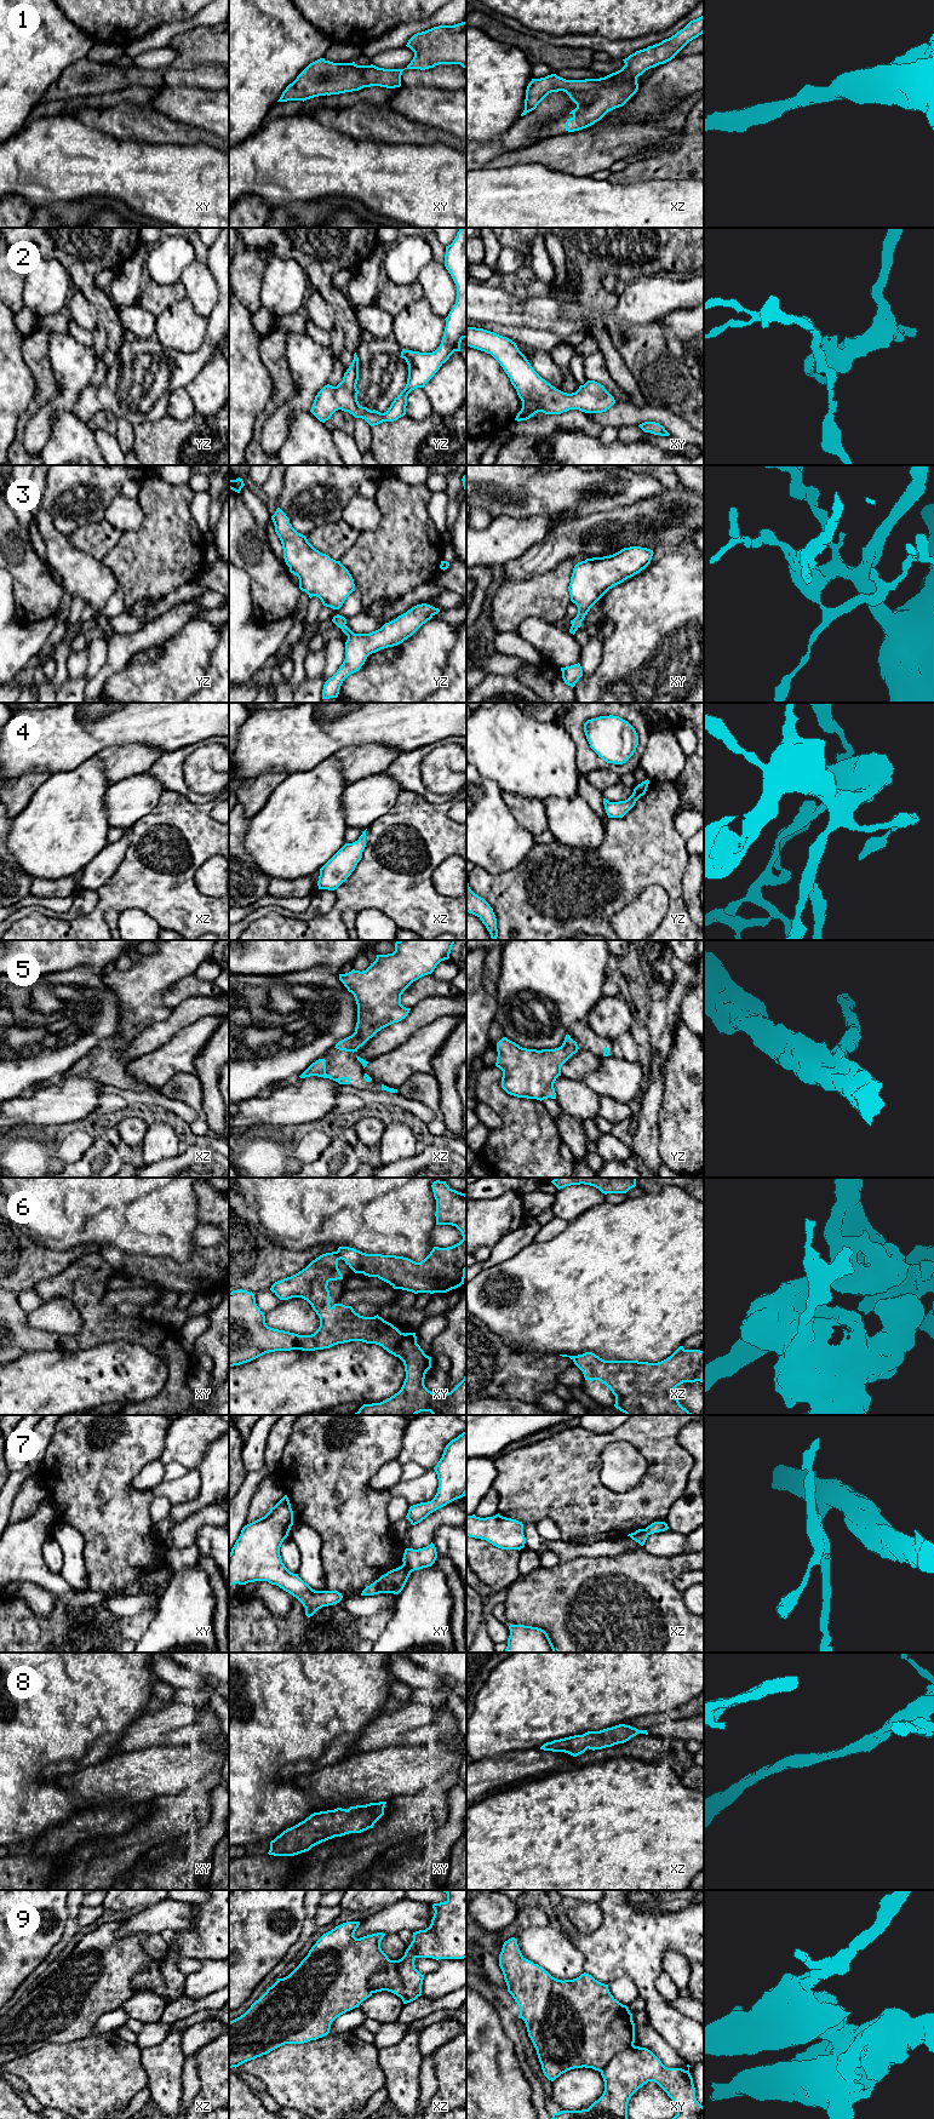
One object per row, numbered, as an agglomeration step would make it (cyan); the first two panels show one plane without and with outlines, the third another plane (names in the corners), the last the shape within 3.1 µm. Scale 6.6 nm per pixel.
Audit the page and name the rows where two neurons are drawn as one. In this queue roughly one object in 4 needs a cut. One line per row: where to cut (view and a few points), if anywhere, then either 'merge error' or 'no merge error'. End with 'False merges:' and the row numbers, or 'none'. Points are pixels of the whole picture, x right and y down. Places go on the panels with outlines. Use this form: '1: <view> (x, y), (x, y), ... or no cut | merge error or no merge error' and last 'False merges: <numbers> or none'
1: no cut | no merge error
2: no cut | no merge error
3: no cut | no merge error
4: no cut | no merge error
5: no cut | no merge error
6: xy (336, 1252), (341, 1258) | merge error
7: xy (404, 1563), (411, 1571) | merge error
8: no cut | no merge error
9: xz (389, 1959), (371, 1977), (370, 1989), (372, 1992) | merge error
False merges: 6, 7, 9

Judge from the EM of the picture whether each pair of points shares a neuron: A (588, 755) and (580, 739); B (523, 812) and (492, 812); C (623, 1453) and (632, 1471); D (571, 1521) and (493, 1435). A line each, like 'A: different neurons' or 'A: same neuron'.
A: same neuron
B: different neurons
C: same neuron
D: different neurons

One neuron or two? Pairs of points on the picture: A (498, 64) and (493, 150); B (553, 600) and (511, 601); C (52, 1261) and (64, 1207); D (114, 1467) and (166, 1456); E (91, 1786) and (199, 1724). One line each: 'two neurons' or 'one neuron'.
A: two neurons
B: one neuron
C: two neurons
D: two neurons
E: two neurons

